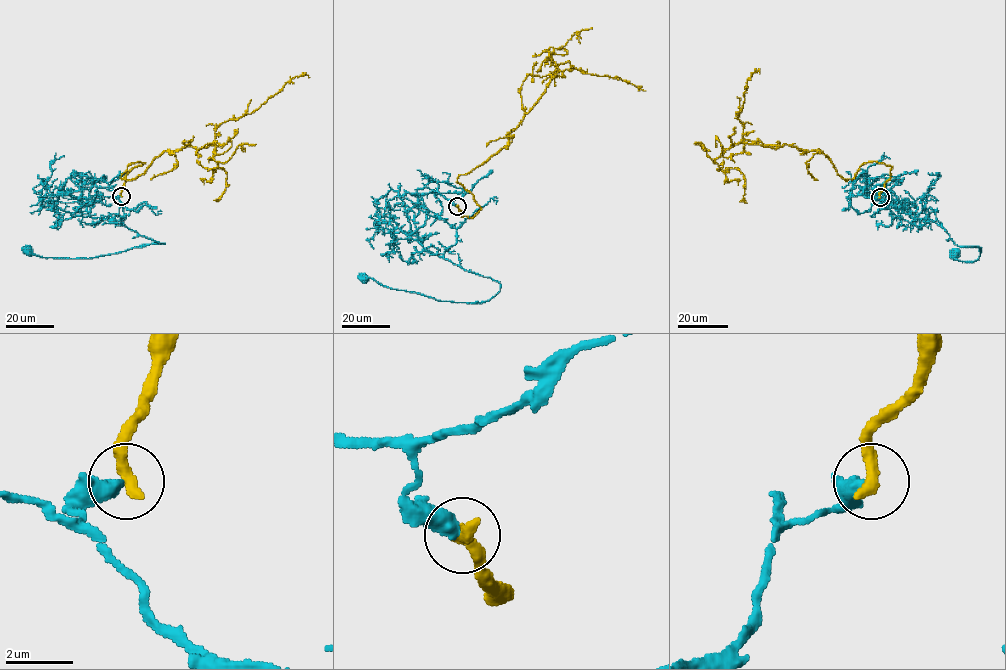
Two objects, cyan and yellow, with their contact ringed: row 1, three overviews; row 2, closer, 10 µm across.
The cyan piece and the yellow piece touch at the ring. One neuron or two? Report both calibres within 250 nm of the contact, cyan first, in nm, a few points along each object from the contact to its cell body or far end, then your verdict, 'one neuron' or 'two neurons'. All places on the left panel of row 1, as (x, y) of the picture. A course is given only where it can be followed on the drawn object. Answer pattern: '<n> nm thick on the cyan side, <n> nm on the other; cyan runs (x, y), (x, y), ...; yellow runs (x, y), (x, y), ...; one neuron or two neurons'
440 nm thick on the cyan side, 460 nm on the other; cyan runs (121, 195), (102, 196), (87, 180), (78, 198), (81, 214), (164, 243), (91, 258), (42, 257), (26, 250); yellow runs (121, 195), (144, 163), (131, 163), (121, 178), (165, 151), (214, 144), (222, 123), (310, 78); two neurons

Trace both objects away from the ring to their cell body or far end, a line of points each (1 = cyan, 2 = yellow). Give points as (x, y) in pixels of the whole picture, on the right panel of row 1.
1: (879, 197), (866, 197), (866, 181), (941, 226), (957, 245), (980, 250), (974, 262), (953, 253)
2: (879, 197), (892, 169), (883, 162), (845, 180), (820, 150), (745, 142), (736, 115), (760, 74)

